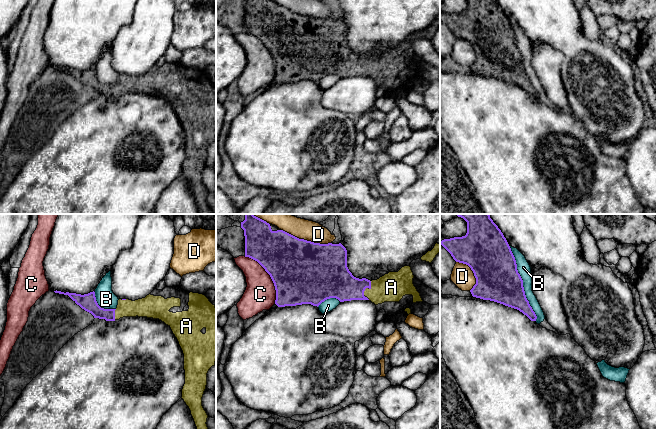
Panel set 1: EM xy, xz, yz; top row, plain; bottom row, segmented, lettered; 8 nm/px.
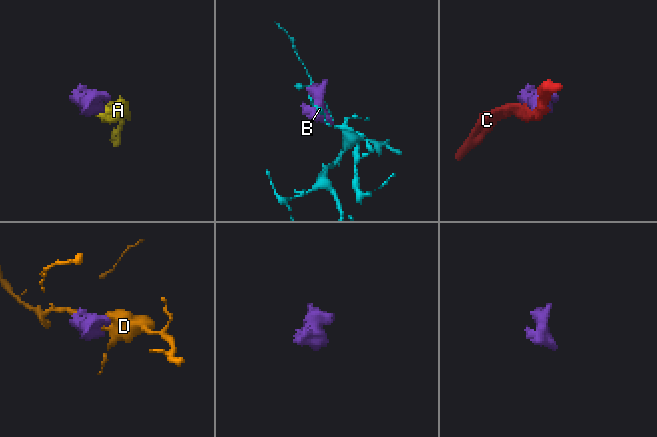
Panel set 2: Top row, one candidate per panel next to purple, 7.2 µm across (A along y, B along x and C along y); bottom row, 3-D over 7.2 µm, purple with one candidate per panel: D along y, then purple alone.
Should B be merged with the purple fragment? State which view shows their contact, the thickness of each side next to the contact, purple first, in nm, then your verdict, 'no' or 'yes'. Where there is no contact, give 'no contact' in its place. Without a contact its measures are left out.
yz | 360/110 nm | no

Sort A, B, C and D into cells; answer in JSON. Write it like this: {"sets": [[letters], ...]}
{"sets": [["A"], ["B"], ["C"], ["D"]]}

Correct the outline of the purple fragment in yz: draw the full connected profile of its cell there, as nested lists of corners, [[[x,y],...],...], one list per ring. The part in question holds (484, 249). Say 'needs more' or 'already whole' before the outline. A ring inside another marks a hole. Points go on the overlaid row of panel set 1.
already whole; [[[457,214],[467,222],[467,233],[462,237],[444,239],[440,244],[456,262],[468,265],[474,273],[476,284],[470,290],[473,297],[490,300],[514,308],[531,321],[537,316],[526,298],[523,280],[518,273],[515,257],[501,230],[489,214]]]

